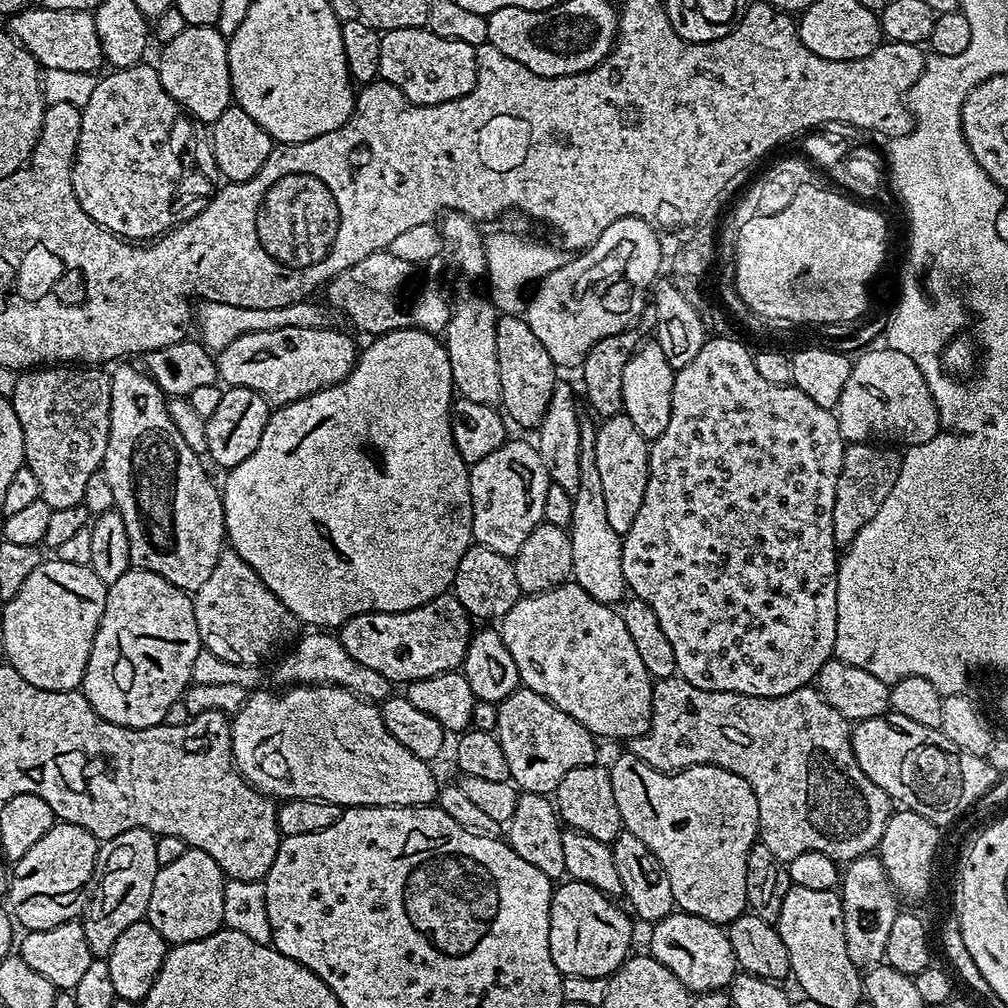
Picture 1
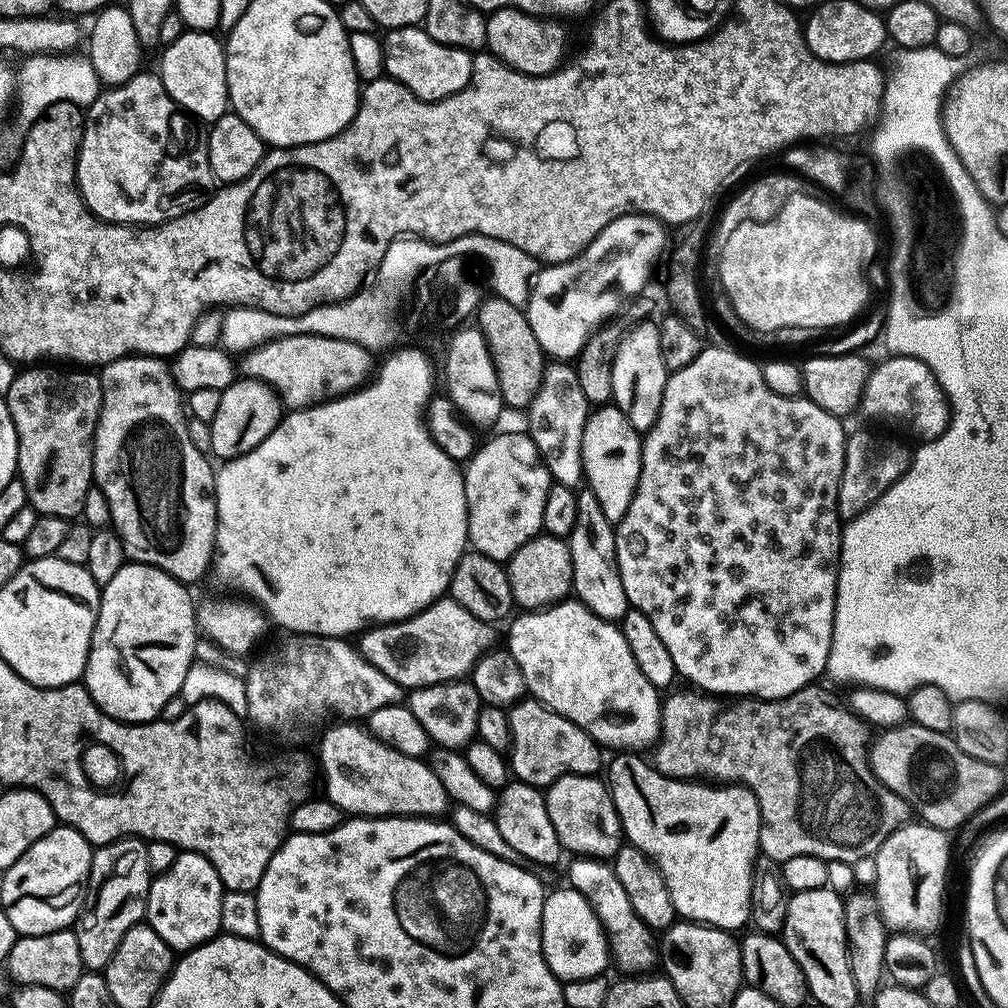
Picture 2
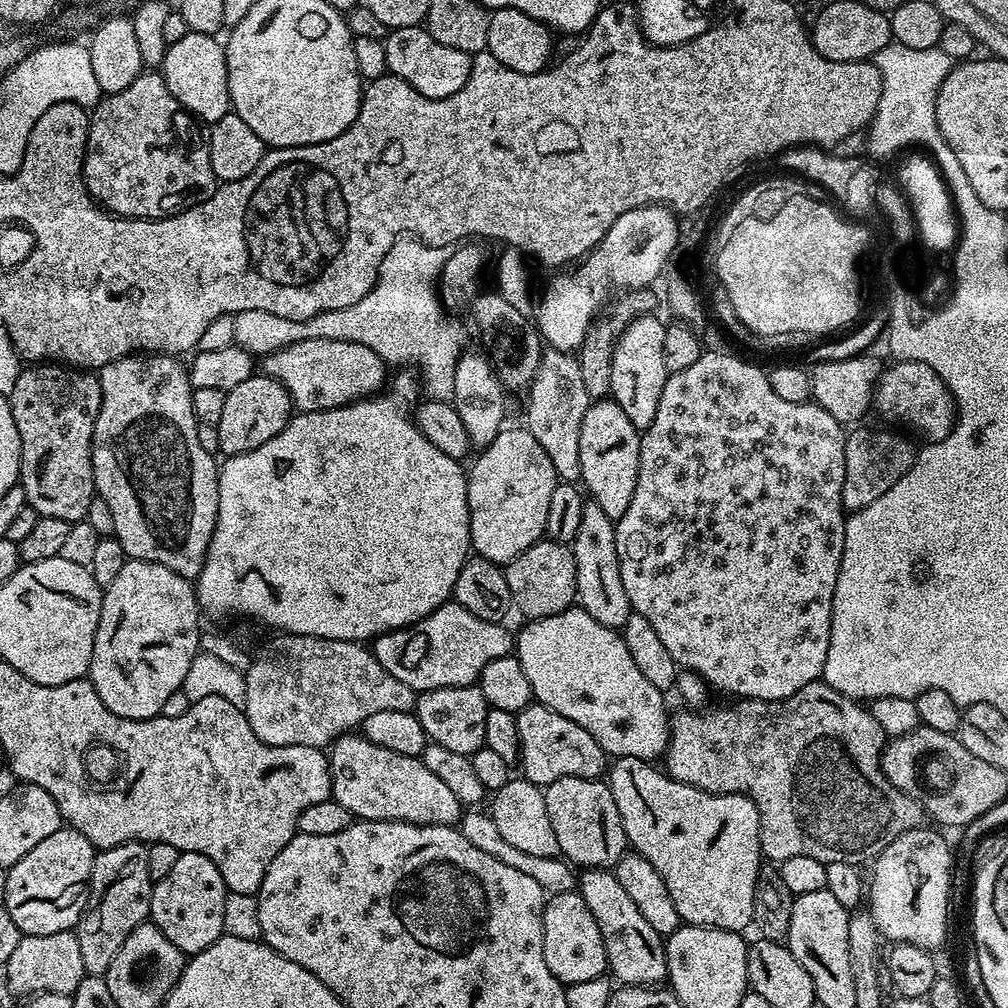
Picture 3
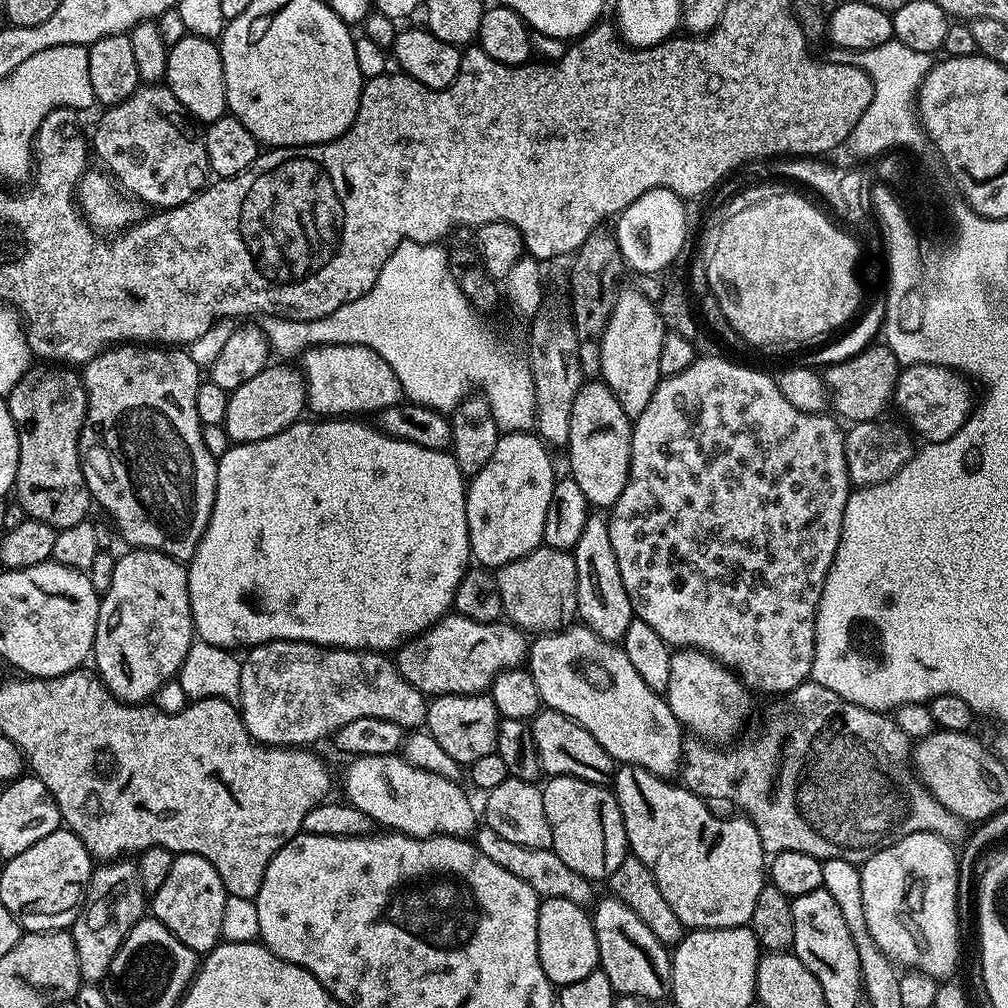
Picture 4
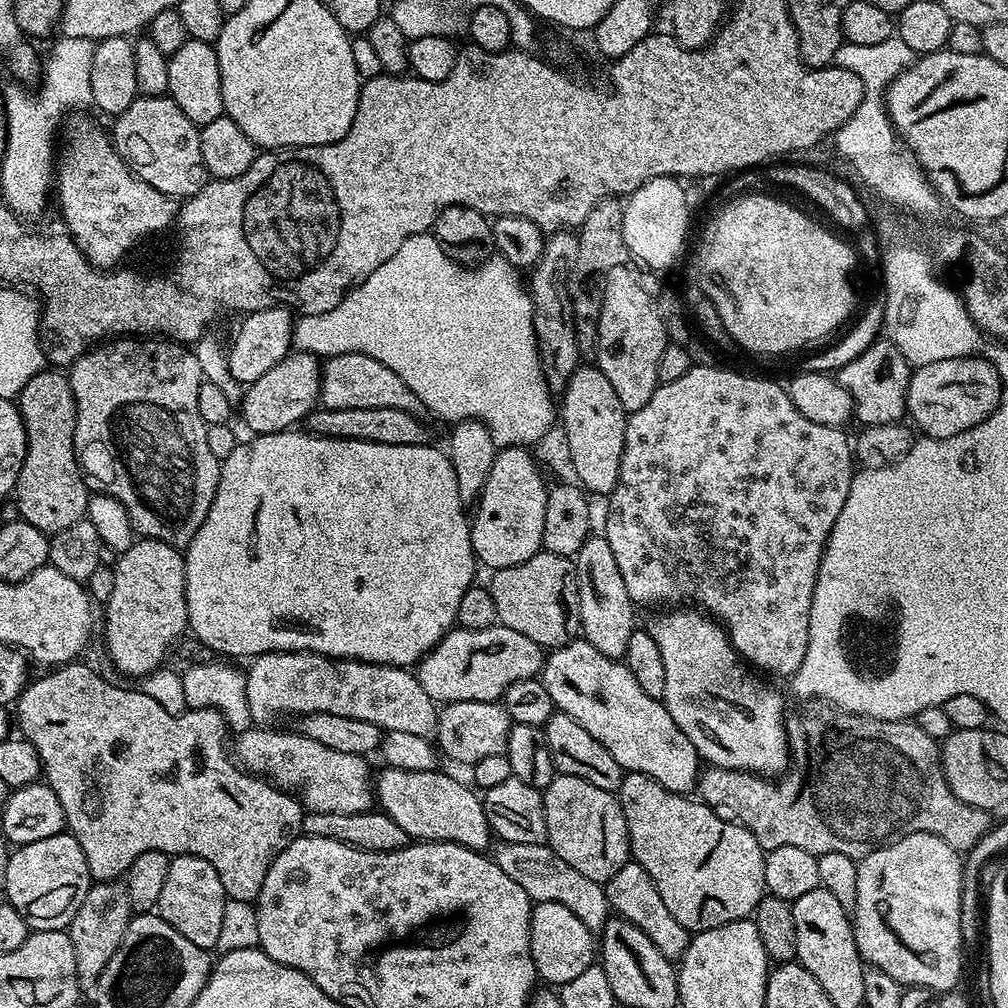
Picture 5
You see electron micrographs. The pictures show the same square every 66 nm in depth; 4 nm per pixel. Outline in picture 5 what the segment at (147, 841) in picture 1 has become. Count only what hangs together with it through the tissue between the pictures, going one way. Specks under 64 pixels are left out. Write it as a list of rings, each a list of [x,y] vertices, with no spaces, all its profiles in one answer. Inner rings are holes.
[[[96,882],[89,888],[78,914],[74,914],[66,929],[70,942],[74,942],[74,962],[78,966],[81,989],[91,989],[98,978],[102,978],[102,970],[106,970],[110,958],[114,958],[133,915],[128,889],[123,883]]]

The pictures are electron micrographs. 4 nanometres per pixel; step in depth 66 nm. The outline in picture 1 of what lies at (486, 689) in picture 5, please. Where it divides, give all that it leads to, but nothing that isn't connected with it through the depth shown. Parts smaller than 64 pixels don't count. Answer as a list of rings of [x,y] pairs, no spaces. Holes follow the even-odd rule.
[[[445,594],[405,612],[370,611],[350,618],[338,629],[338,637],[346,654],[362,667],[370,667],[393,685],[407,686],[413,680],[430,678],[434,674],[457,671],[464,663],[464,655],[474,631],[468,611],[458,602],[455,594]]]

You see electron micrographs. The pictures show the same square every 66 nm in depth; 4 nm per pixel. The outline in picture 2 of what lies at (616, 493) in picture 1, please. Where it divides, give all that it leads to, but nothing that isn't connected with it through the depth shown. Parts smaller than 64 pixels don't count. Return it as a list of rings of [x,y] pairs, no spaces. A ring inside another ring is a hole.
[[[609,402],[589,411],[588,421],[582,430],[584,480],[598,498],[606,518],[614,526],[619,524],[626,510],[630,510],[630,502],[634,498],[640,477],[643,449],[641,433],[630,426],[630,418],[626,418],[626,414],[622,414],[615,403]]]

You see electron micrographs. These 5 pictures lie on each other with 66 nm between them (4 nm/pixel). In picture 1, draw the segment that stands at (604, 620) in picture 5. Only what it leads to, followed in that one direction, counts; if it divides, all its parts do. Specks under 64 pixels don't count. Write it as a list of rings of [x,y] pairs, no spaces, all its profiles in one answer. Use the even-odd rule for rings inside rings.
[[[581,421],[579,430],[578,488],[572,495],[573,517],[569,524],[571,538],[572,578],[596,601],[609,606],[617,605],[626,594],[626,582],[622,574],[621,546],[623,539],[607,521],[606,498],[603,497],[602,478],[594,457],[595,423]]]

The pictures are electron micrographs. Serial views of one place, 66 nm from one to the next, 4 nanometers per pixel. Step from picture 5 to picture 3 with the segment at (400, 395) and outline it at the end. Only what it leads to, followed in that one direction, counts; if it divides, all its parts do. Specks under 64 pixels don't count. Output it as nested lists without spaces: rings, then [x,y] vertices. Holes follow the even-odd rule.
[[[306,338],[302,342],[294,342],[281,348],[278,352],[269,352],[263,357],[262,364],[267,375],[283,382],[284,389],[292,399],[292,407],[297,413],[341,408],[353,404],[356,400],[377,395],[385,387],[386,365],[383,358],[374,354],[370,346],[362,346],[362,342]]]

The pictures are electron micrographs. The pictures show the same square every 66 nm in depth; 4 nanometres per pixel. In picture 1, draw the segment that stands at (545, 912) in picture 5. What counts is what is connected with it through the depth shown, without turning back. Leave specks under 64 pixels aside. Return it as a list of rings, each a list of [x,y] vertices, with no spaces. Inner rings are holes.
[[[565,879],[553,891],[550,902],[550,958],[554,958],[554,966],[561,977],[607,978],[628,959],[633,951],[634,920],[616,904],[619,903],[613,897],[581,880]]]

